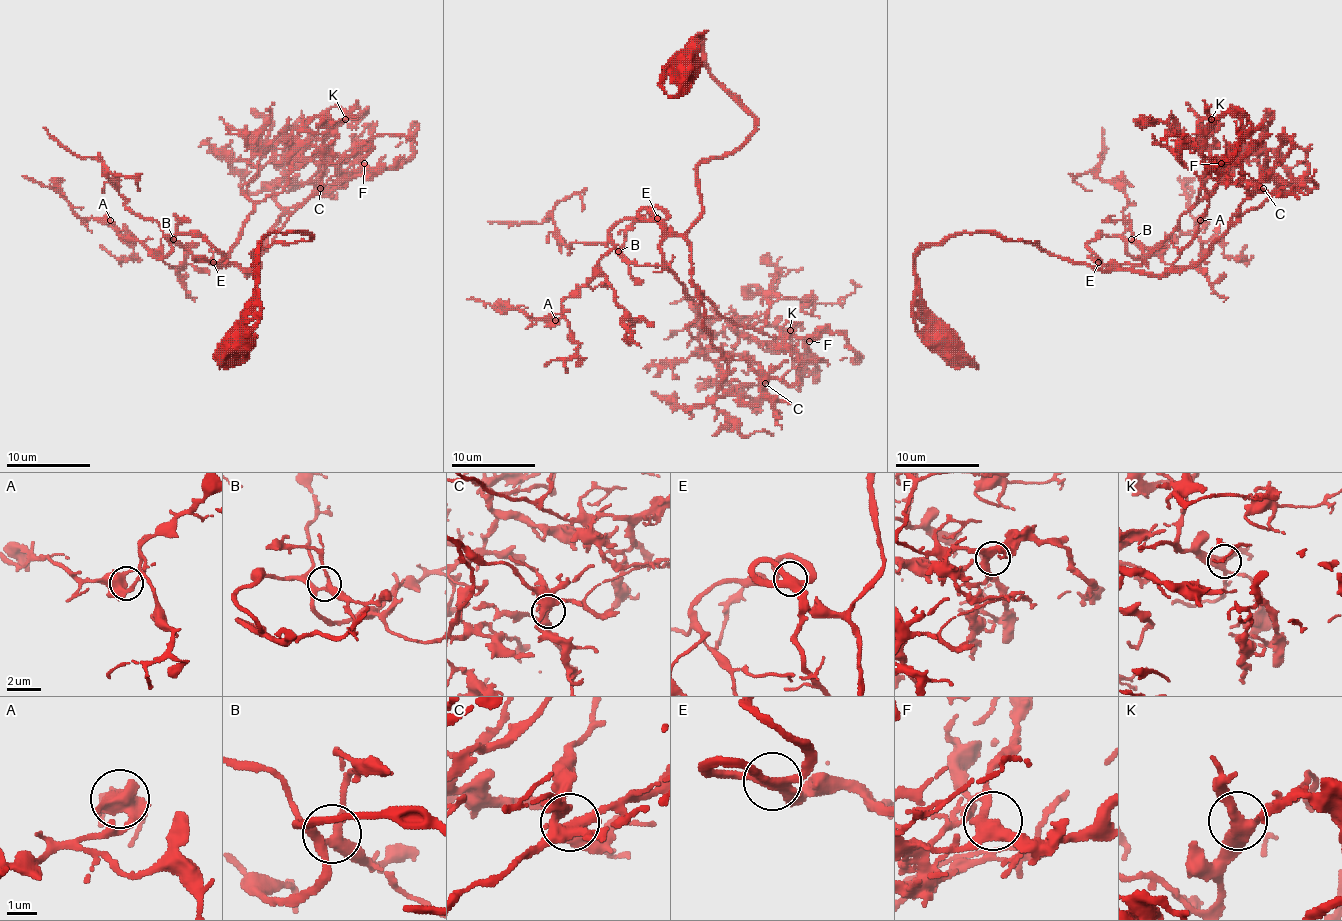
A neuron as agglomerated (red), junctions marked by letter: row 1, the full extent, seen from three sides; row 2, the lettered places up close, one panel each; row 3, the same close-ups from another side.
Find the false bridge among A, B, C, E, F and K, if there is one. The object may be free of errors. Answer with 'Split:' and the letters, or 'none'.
Split: none

